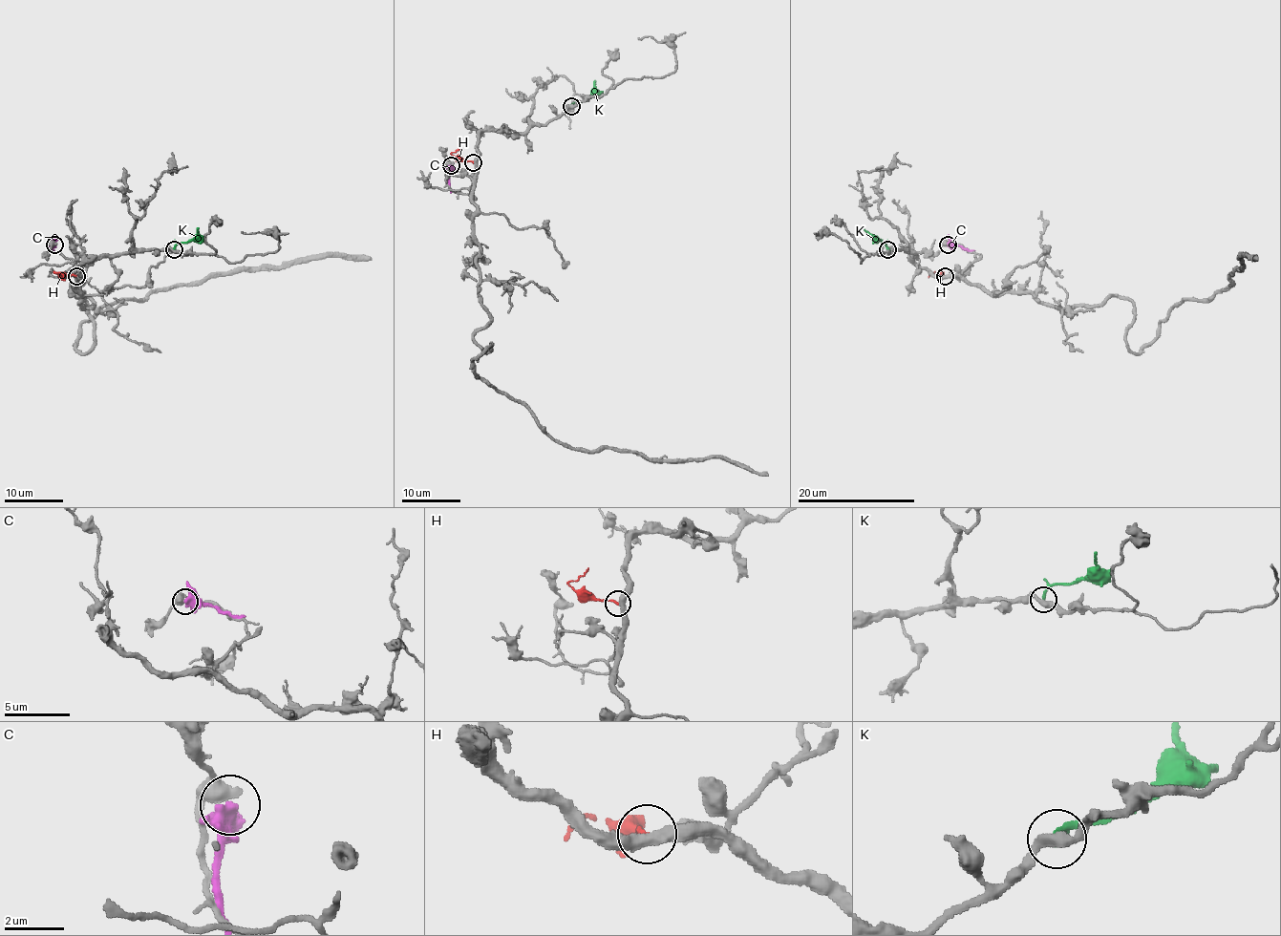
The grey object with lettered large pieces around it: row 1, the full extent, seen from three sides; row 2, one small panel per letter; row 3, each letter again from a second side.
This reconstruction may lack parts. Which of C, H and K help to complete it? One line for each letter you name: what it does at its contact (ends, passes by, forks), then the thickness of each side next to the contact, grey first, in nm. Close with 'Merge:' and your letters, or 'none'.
H: It ends there. Thickness 400 nm (grey) against 160 nm
Merge: H

